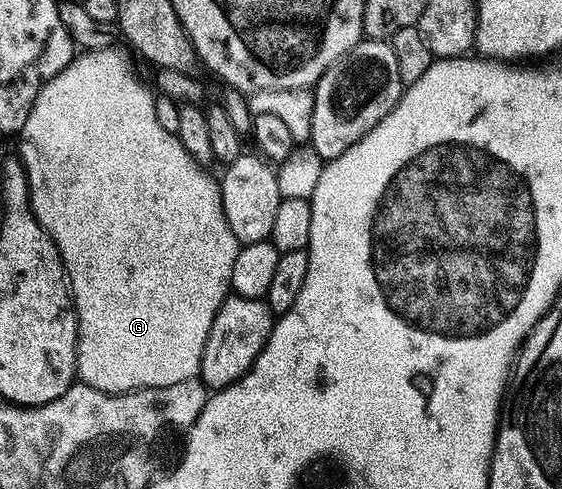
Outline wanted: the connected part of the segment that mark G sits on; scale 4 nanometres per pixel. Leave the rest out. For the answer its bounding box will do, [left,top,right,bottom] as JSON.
[17,46,240,392]

